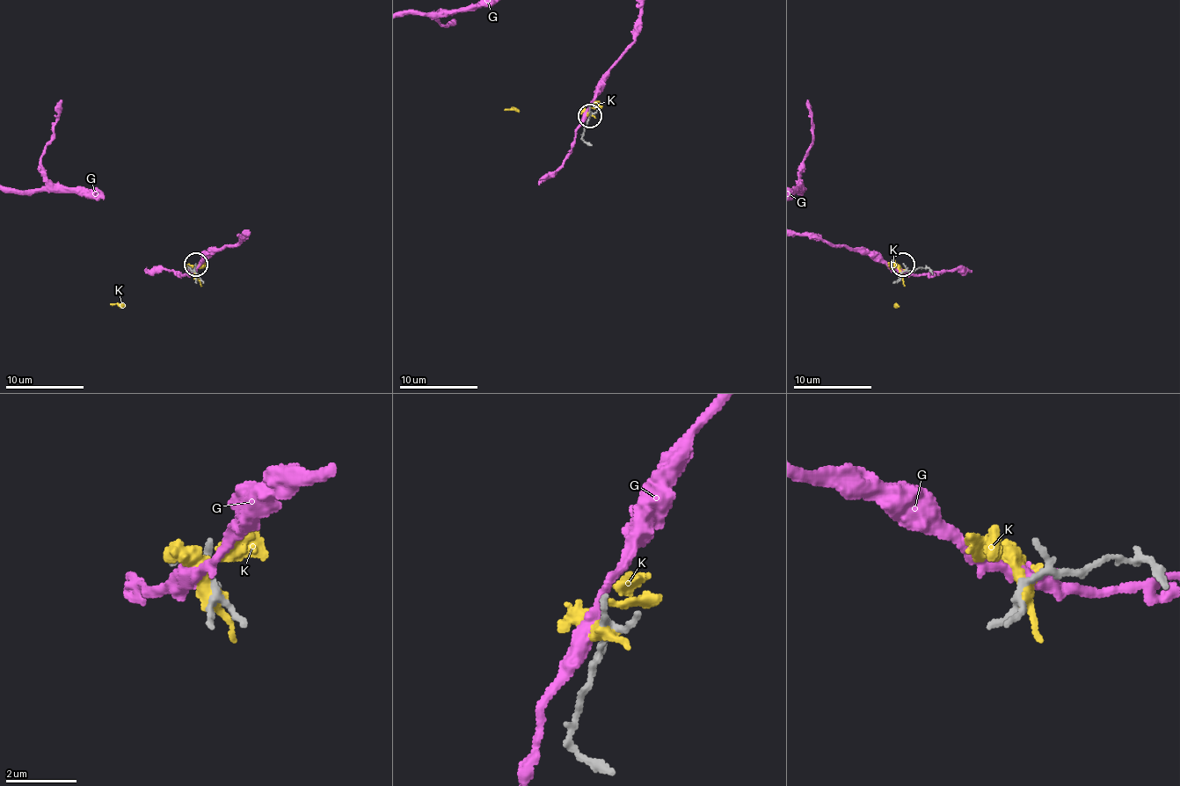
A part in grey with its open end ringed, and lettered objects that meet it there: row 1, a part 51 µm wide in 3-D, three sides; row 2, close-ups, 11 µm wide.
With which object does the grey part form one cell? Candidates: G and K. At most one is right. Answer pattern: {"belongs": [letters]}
{"belongs": []}

